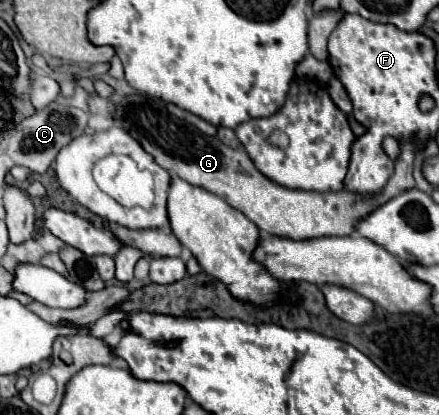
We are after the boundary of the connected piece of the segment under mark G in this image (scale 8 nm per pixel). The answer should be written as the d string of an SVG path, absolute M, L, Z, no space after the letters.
M135 94L121 98L117 102L117 120L119 124L131 132L133 138L141 142L141 146L155 158L155 162L179 178L187 180L193 186L201 186L227 204L243 212L251 222L257 224L261 232L291 238L291 240L311 240L323 236L349 236L357 222L365 218L369 212L399 196L401 192L415 188L413 180L413 158L415 150L411 142L401 144L401 156L395 162L395 172L381 194L373 198L363 198L355 192L339 190L339 192L305 192L305 190L289 190L279 186L277 182L263 176L243 148L231 148L223 144L215 136L203 136L191 124L167 114L167 108L161 100L149 98L145 94Z

